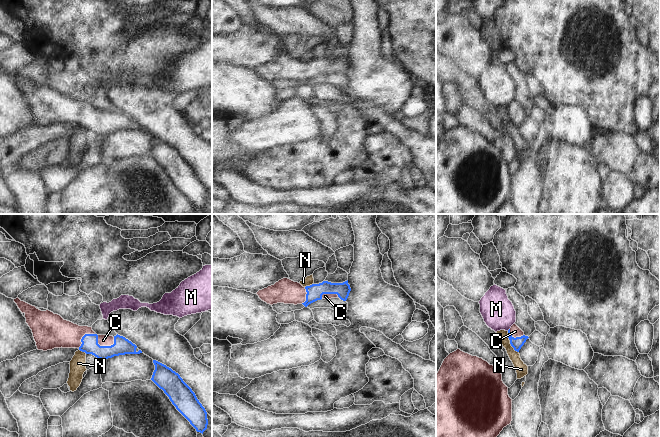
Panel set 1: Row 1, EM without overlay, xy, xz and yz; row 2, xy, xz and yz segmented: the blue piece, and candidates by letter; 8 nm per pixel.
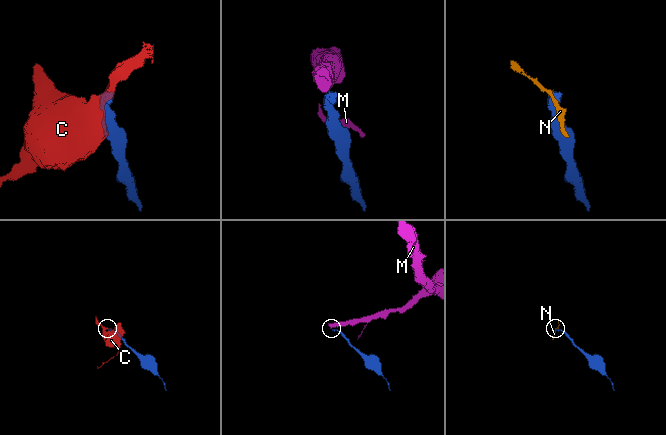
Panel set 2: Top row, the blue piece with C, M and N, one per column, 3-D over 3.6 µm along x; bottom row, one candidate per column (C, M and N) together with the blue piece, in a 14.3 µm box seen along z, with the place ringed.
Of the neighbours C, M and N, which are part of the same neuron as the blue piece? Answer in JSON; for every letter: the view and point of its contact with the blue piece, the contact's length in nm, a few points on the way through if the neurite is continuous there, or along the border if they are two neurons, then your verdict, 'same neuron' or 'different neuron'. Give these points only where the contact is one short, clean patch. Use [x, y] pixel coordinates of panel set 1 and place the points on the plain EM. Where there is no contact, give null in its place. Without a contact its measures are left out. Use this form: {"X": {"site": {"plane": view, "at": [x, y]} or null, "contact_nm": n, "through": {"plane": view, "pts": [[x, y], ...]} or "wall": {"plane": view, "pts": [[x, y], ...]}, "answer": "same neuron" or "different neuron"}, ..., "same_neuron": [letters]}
{"C": {"site": {"plane": "xy", "at": [102, 122]}, "contact_nm": 160, "through": {"plane": "xy", "pts": [[121, 122], [102, 122], [103, 116]]}, "answer": "same neuron"}, "M": {"site": null, "answer": "different neuron"}, "N": {"site": {"plane": "yz", "at": [510, 118]}, "contact_nm": 200, "wall": {"plane": "yz", "pts": [[507, 107], [510, 121], [518, 128]]}, "answer": "different neuron"}, "same_neuron": ["C"]}

